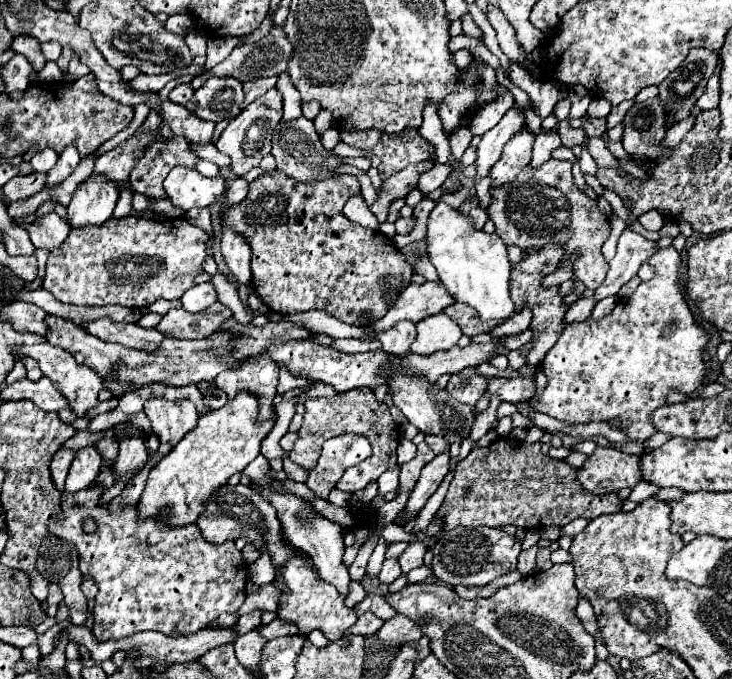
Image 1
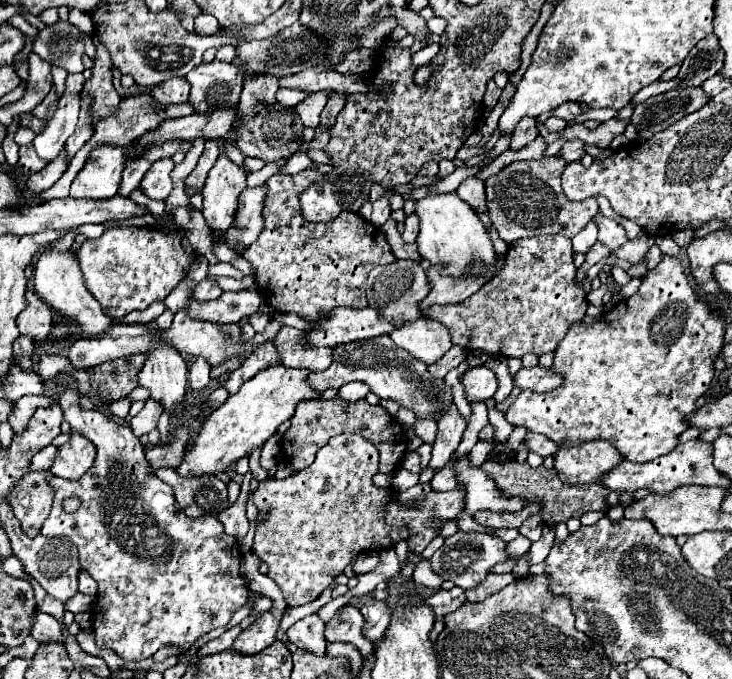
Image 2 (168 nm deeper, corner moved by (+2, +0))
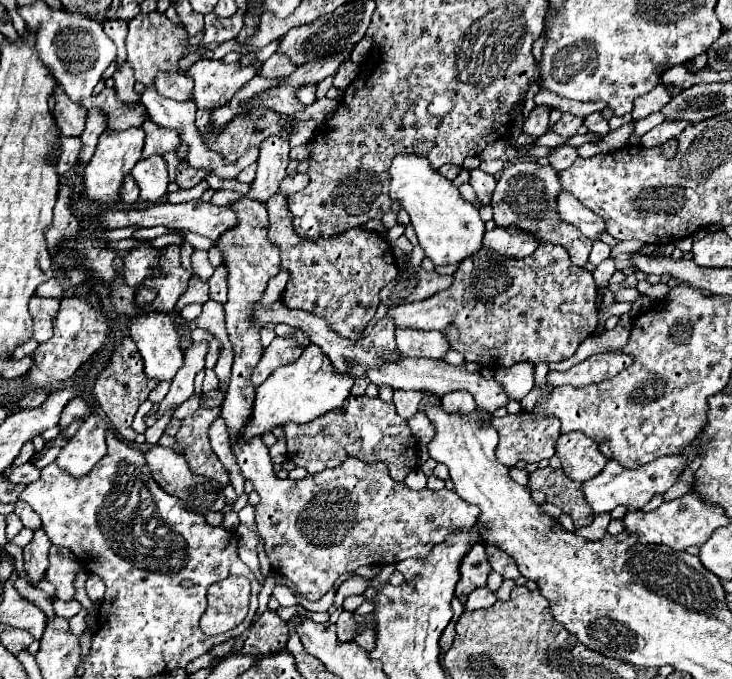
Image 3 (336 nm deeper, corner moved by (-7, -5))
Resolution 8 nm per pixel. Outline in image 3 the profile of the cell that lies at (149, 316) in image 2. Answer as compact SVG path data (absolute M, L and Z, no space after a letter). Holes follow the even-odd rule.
M191 277L191 281L189 281L189 287L187 287L187 291L181 295L181 301L177 301L177 309L175 309L175 313L179 313L185 305L189 305L189 303L205 303L207 299L209 299L209 295L207 295L209 291L207 291L207 281L203 281L201 277Z

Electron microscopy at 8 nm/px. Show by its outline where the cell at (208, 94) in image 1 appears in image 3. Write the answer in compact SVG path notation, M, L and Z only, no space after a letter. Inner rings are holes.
M203 59L191 65L187 75L195 81L193 99L199 109L217 109L227 105L233 95L255 77L255 67L227 65L223 61Z

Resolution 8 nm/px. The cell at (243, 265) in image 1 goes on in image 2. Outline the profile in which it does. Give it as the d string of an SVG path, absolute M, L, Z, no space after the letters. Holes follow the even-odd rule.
M266 184L256 188L246 188L240 194L240 232L232 232L232 236L228 236L232 244L236 244L238 238L240 244L244 244L246 248L262 232L264 200L266 200Z

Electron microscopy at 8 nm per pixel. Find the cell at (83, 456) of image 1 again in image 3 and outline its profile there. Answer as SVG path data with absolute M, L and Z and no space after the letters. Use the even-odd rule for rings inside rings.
M99 415L85 417L81 429L61 449L55 463L61 469L67 469L71 477L85 477L85 473L89 473L89 469L93 469L107 453L105 431L107 425Z

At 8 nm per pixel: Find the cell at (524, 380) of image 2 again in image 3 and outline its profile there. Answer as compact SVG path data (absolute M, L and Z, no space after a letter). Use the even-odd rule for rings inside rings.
M597 353L597 355L591 355L589 359L585 359L583 363L573 365L567 371L549 371L547 385L551 385L551 387L561 387L561 385L585 387L589 383L599 383L599 381L615 377L631 363L633 363L631 355Z

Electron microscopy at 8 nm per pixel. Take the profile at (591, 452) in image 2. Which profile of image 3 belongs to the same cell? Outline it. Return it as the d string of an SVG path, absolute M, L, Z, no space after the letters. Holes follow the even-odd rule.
M573 431L559 437L557 457L565 467L565 475L579 483L593 479L609 461L599 451L597 443L585 437L581 431Z

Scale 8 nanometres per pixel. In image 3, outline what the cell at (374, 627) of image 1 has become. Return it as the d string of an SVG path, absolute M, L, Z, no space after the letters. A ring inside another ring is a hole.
M343 611L337 619L337 639L339 641L353 641L357 635L357 629L359 629L359 625L357 625L353 613Z

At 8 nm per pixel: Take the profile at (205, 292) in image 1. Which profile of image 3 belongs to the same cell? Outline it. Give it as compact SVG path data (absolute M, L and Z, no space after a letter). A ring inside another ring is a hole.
M219 265L213 273L213 277L209 279L209 297L219 303L227 301L227 269L225 269L225 265Z

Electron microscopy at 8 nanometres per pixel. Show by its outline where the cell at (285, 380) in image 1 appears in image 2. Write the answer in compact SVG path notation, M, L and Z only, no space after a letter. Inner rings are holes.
M282 326L274 338L274 344L286 366L306 366L312 370L326 370L332 360L332 348L306 346L306 332L290 326Z

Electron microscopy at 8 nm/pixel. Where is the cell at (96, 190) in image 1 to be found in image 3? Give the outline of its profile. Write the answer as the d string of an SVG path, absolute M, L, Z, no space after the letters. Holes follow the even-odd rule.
M133 127L133 129L125 129L119 133L103 133L99 137L95 155L91 157L91 161L85 167L83 173L83 187L85 193L83 197L89 201L97 201L100 204L117 203L121 199L121 187L123 187L123 179L131 173L133 165L141 159L141 151L143 151L143 139L145 139L145 131L141 127Z

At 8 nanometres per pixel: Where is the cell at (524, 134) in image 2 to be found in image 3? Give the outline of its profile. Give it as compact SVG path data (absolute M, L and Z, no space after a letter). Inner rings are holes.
M547 105L535 107L531 111L531 115L523 123L523 133L527 133L529 137L545 135L547 133L547 125L549 125L549 113L551 113L551 109Z

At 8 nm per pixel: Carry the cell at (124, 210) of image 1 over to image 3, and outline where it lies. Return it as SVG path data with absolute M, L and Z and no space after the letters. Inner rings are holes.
M149 119L143 123L143 129L145 129L145 147L141 159L151 155L165 155L169 151L177 153L177 145L181 141L177 139L177 133L173 129L161 129Z

